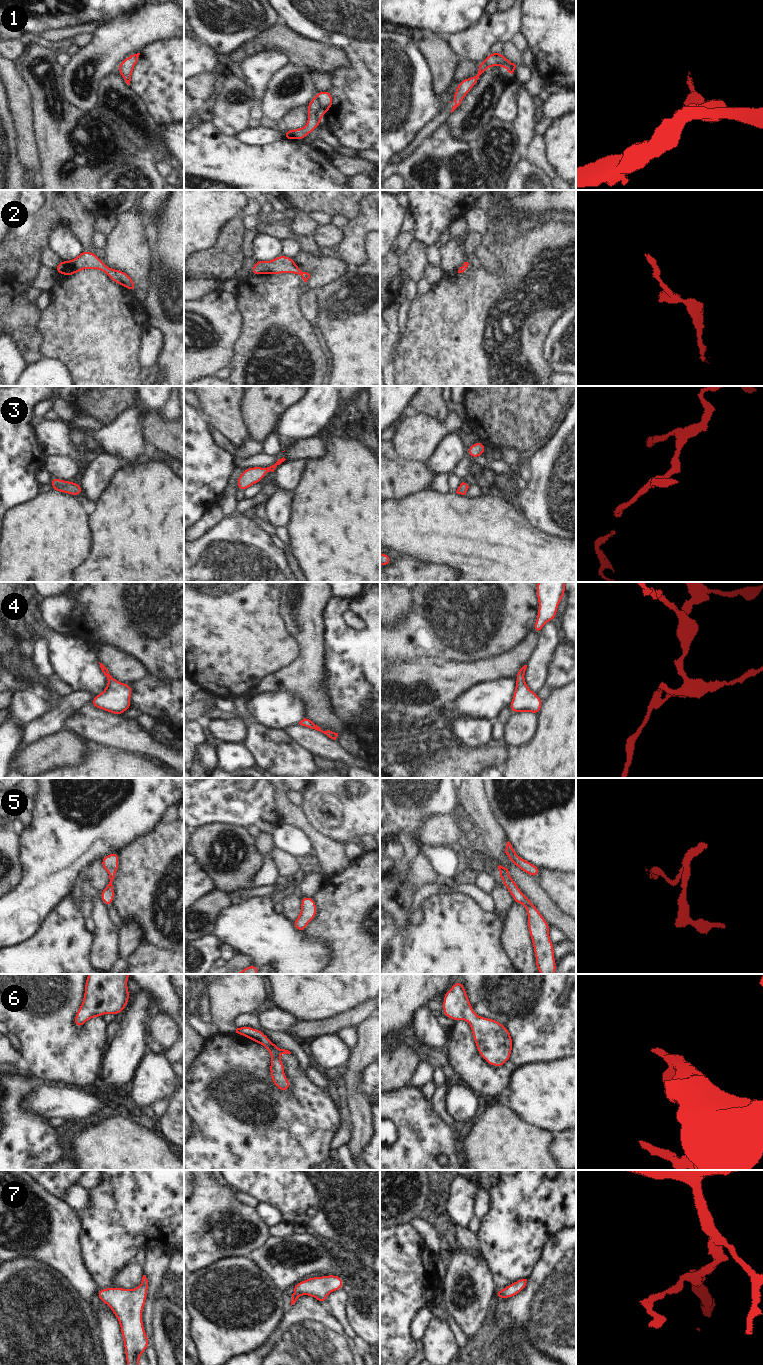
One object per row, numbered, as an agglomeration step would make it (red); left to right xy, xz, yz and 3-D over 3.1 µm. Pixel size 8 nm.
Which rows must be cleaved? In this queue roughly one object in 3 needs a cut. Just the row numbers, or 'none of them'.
1

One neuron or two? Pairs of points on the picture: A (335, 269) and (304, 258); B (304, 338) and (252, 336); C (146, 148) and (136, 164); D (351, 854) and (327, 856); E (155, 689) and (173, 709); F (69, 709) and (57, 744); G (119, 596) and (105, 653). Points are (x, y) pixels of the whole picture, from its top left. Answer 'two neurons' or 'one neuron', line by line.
A: one neuron
B: one neuron
C: two neurons
D: two neurons
E: one neuron
F: two neurons
G: two neurons

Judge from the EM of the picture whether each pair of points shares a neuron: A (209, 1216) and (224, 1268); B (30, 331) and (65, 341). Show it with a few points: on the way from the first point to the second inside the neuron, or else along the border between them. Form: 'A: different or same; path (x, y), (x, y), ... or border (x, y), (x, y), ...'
A: different; border (244, 1256), (221, 1258), (200, 1269)
B: different; border (40, 313), (40, 353), (43, 357)

